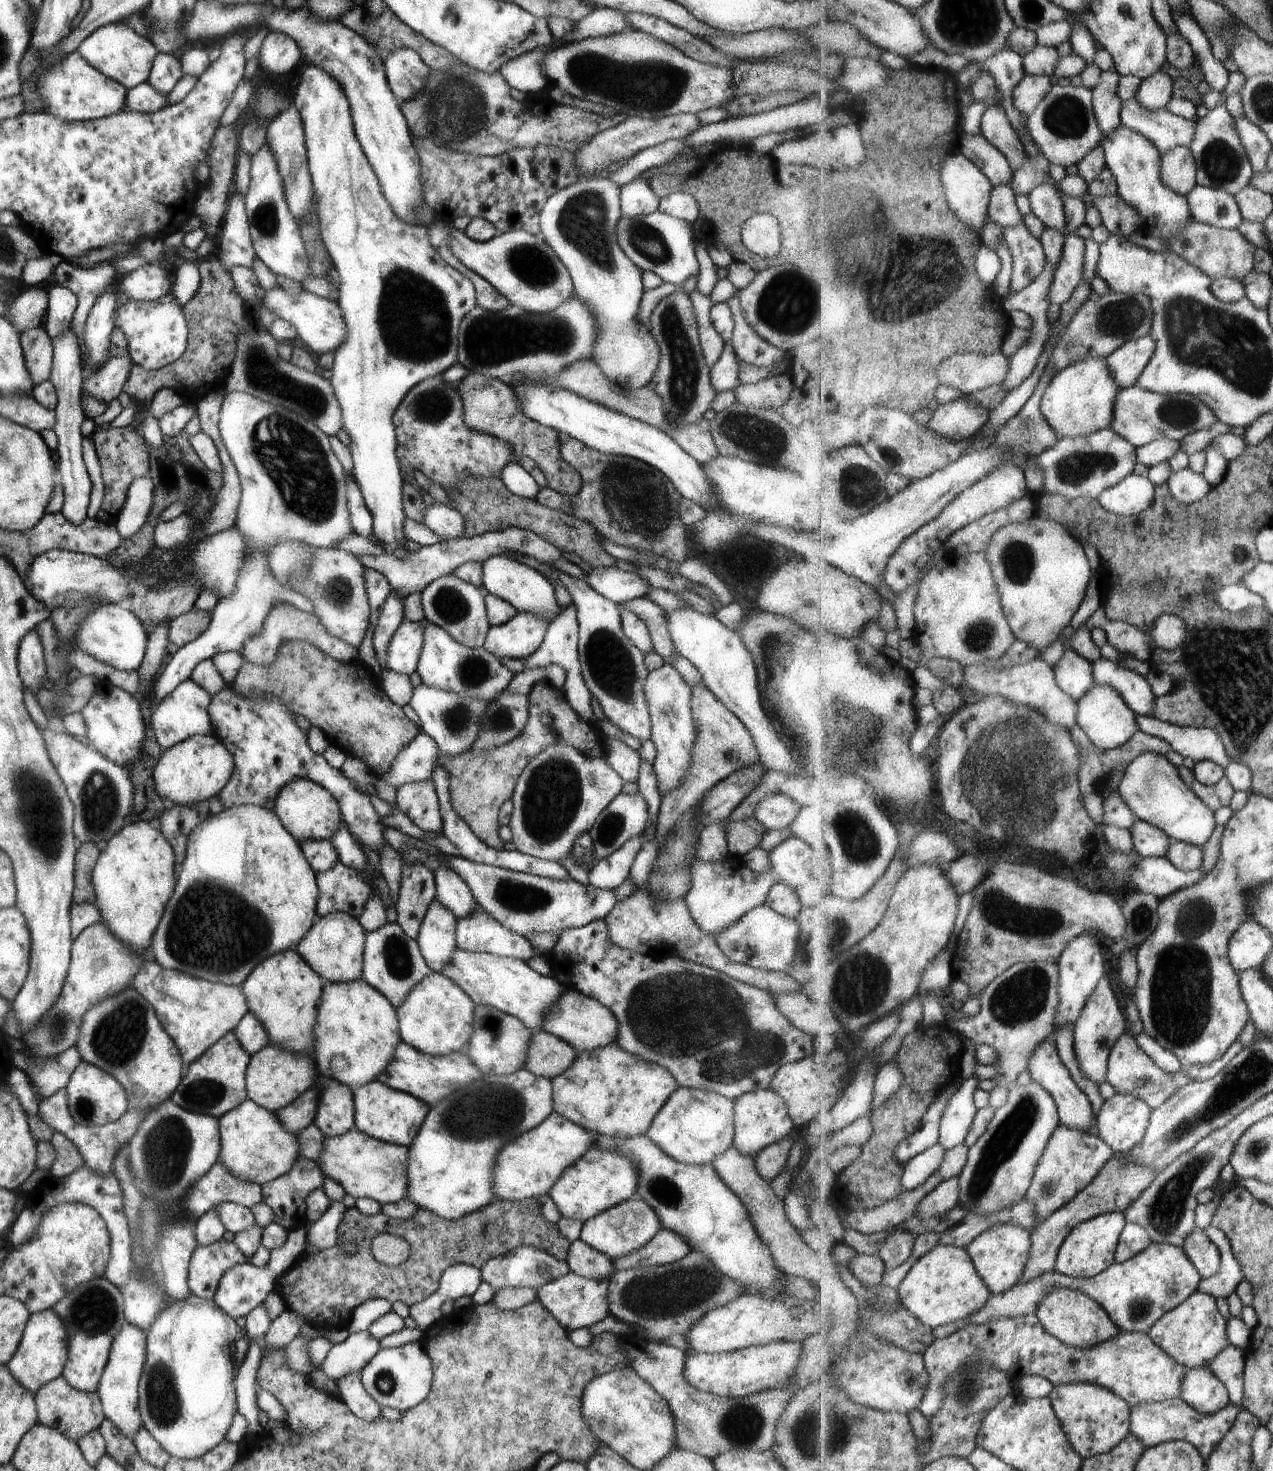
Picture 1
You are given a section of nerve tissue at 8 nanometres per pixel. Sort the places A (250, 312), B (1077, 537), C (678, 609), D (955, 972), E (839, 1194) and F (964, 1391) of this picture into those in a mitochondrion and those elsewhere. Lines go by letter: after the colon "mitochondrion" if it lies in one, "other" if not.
A: other
B: other
C: other
D: other
E: other
F: mitochondrion

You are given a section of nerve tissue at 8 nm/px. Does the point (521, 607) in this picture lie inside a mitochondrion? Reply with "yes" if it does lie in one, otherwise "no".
no

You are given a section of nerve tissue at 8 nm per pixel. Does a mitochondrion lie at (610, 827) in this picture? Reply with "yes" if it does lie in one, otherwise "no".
yes

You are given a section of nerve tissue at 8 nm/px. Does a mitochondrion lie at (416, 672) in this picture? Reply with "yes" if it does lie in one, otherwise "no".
no

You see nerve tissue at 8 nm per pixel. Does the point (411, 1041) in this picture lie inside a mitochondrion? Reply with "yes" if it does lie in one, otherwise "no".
no

